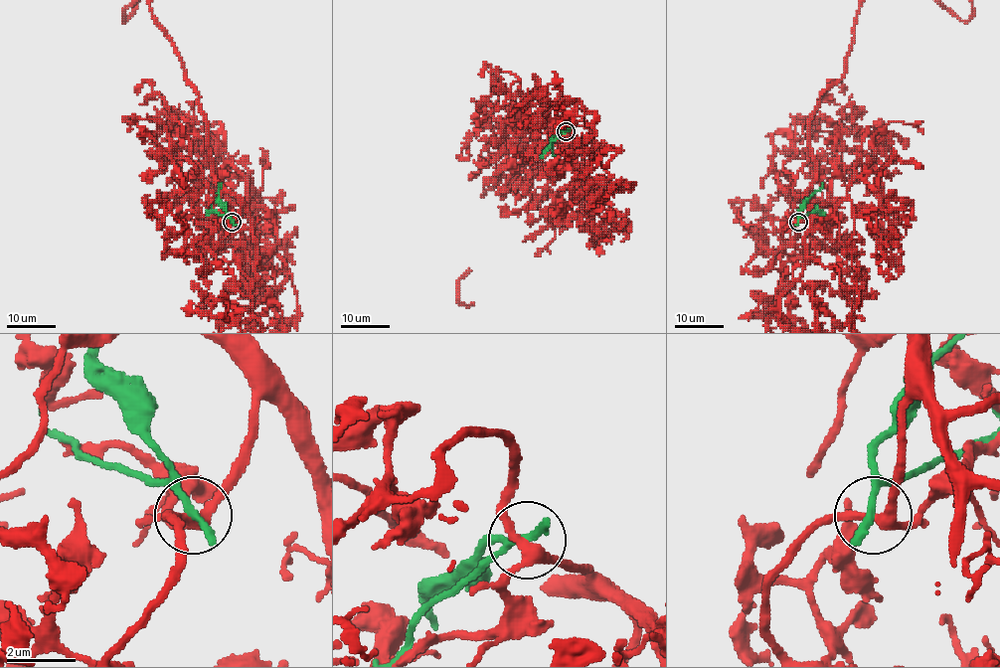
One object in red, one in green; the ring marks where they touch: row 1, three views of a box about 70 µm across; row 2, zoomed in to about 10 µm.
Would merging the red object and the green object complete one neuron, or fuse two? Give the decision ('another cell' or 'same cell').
another cell

